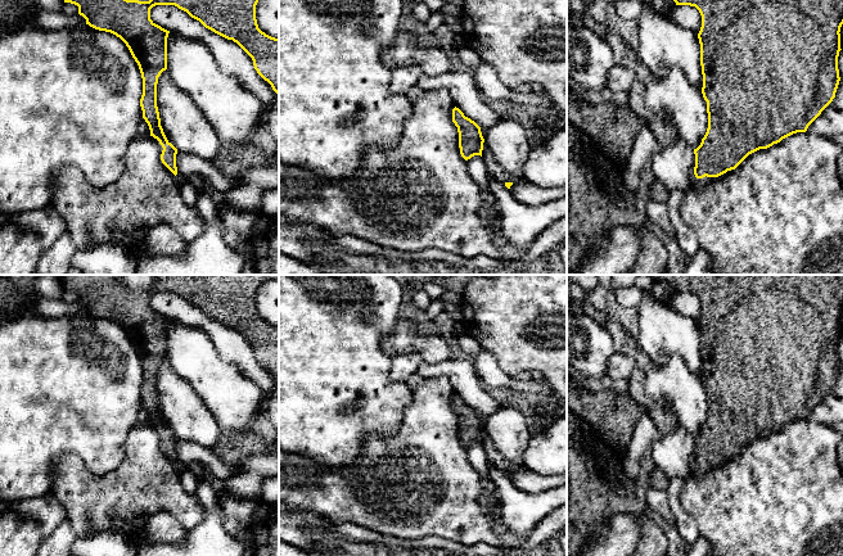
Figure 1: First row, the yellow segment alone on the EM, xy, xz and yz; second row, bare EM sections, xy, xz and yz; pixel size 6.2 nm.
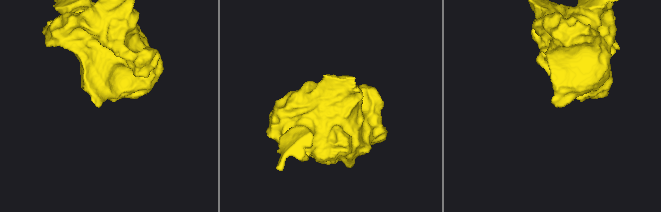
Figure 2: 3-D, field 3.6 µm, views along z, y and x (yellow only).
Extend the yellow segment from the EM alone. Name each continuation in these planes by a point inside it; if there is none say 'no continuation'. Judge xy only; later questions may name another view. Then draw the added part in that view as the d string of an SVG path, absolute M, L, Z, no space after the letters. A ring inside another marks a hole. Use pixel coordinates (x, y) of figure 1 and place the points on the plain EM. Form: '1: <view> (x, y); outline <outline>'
no continuation

